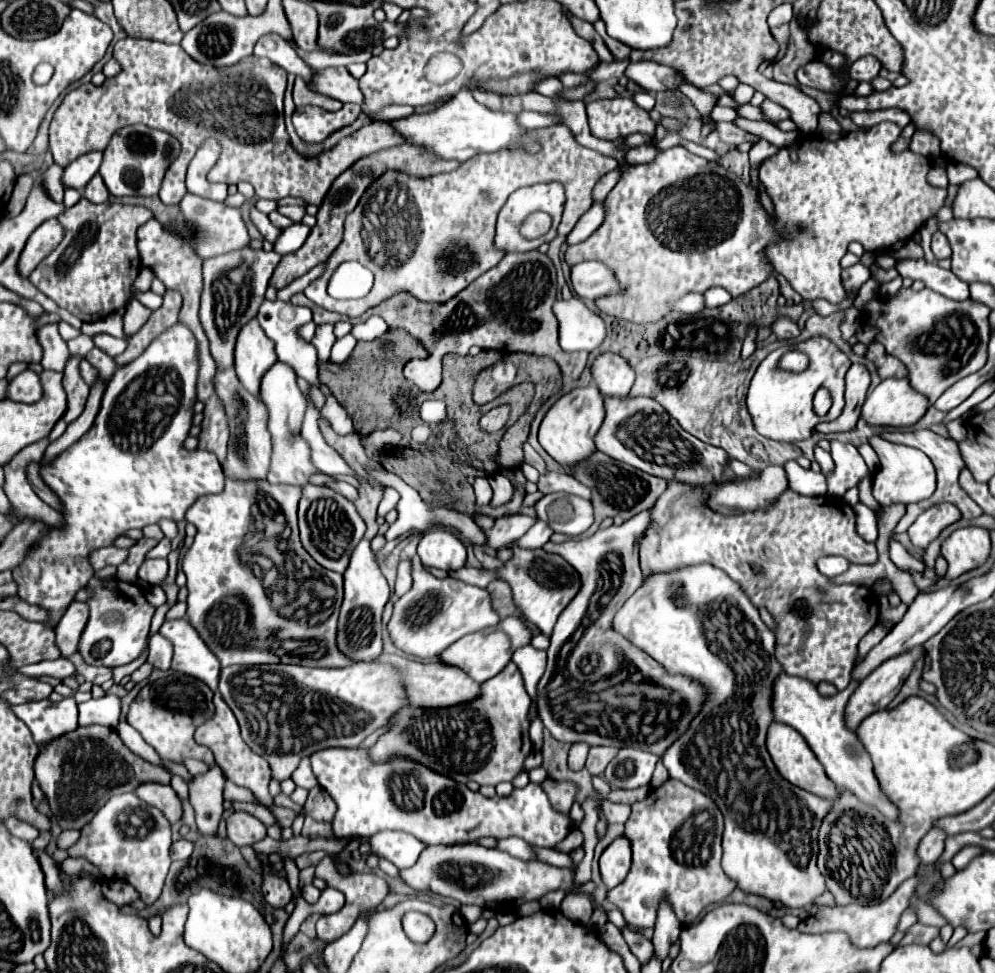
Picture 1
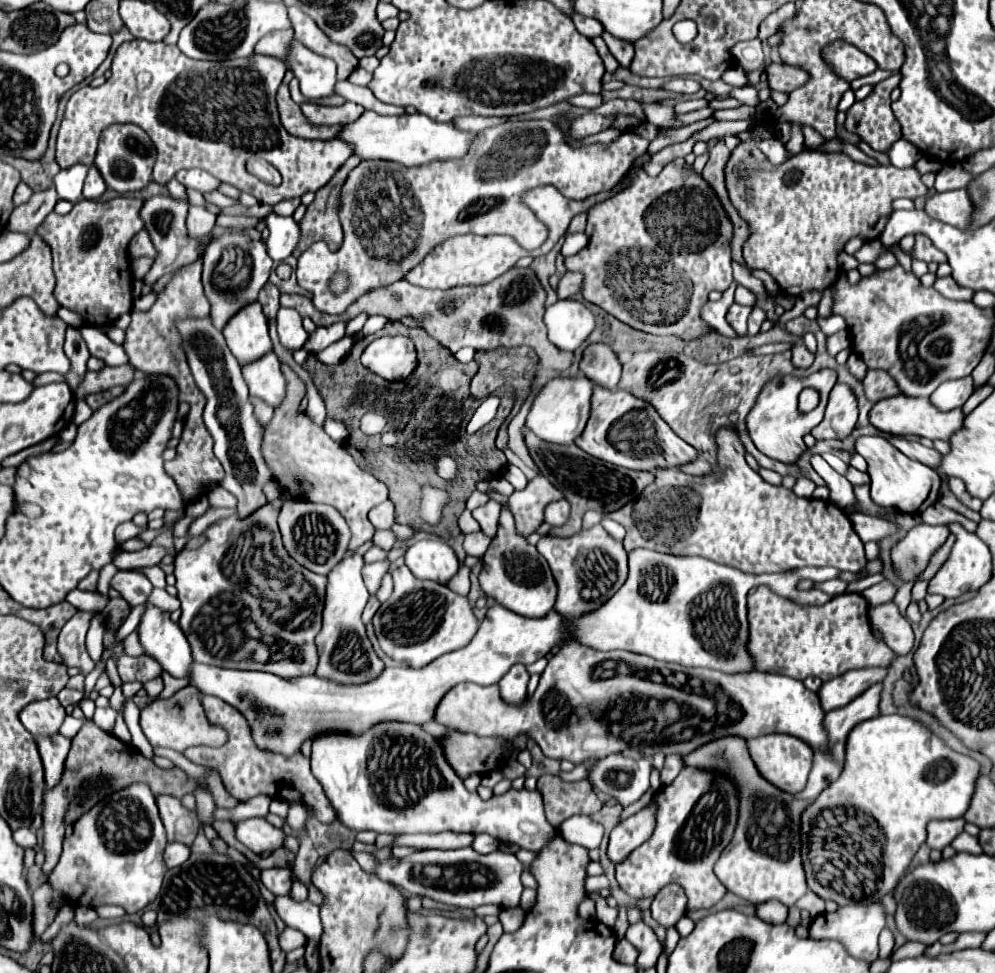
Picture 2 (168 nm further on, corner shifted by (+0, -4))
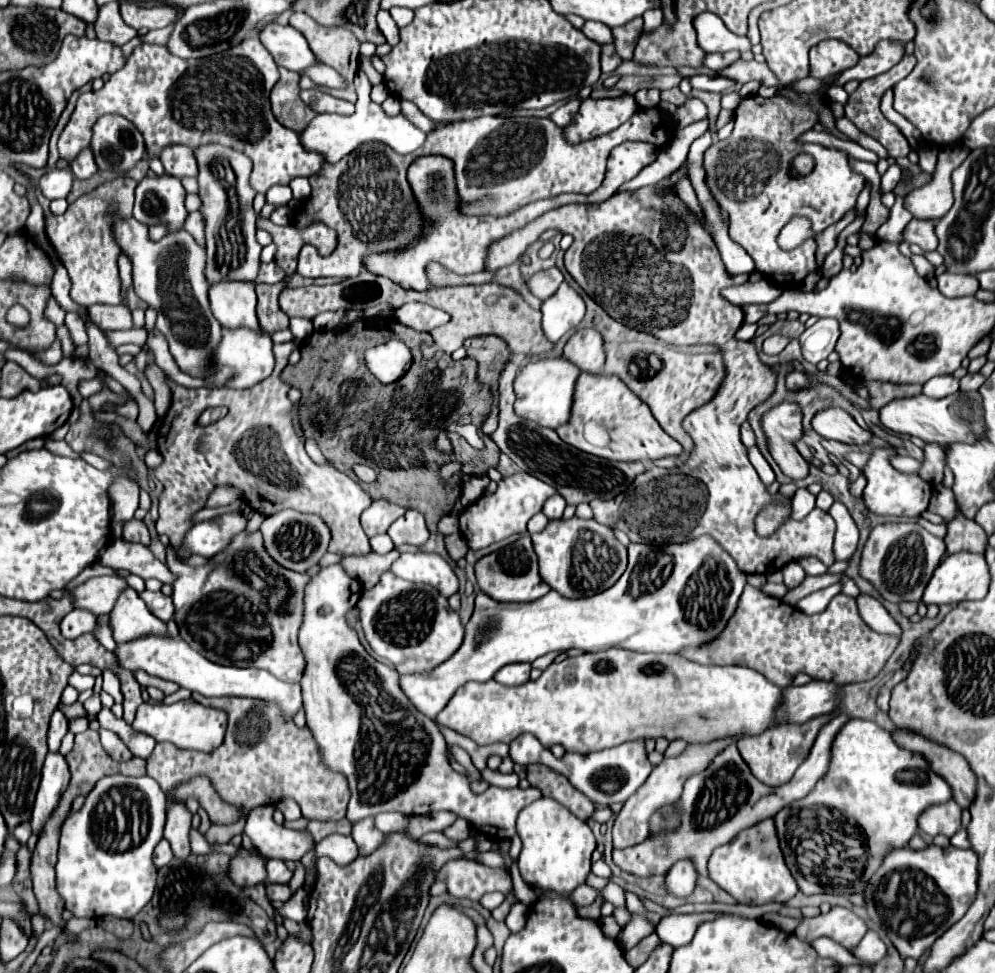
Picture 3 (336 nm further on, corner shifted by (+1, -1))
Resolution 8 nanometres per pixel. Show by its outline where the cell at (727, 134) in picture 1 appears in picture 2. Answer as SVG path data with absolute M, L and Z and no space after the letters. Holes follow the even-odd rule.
M778 138L760 141L757 144L757 147L765 154L773 165L782 164L789 157L785 144L783 144Z

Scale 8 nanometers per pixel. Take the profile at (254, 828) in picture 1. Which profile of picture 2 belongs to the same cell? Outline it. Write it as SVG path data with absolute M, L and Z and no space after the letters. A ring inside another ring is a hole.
M261 817L239 821L235 825L235 833L237 833L237 839L253 853L275 851L283 847L283 841L285 841L285 833Z

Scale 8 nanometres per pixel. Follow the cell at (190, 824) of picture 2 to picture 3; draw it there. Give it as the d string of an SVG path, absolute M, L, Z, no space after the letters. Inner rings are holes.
M176 802L168 806L166 812L166 828L164 838L170 842L176 858L186 858L190 850L190 828L192 828L192 812L184 802Z

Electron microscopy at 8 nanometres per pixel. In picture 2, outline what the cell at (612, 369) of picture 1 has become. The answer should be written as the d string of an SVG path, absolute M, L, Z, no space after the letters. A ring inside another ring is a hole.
M605 343L587 345L579 369L587 379L607 389L615 389L621 377L621 363L617 355L611 351L611 347Z

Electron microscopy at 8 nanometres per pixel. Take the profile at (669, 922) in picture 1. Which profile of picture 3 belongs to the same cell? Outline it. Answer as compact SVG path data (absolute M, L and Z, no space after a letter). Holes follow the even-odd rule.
M680 860L666 874L666 890L668 890L668 894L672 894L676 898L688 898L696 888L696 878L698 878L698 874L696 874L692 862Z

